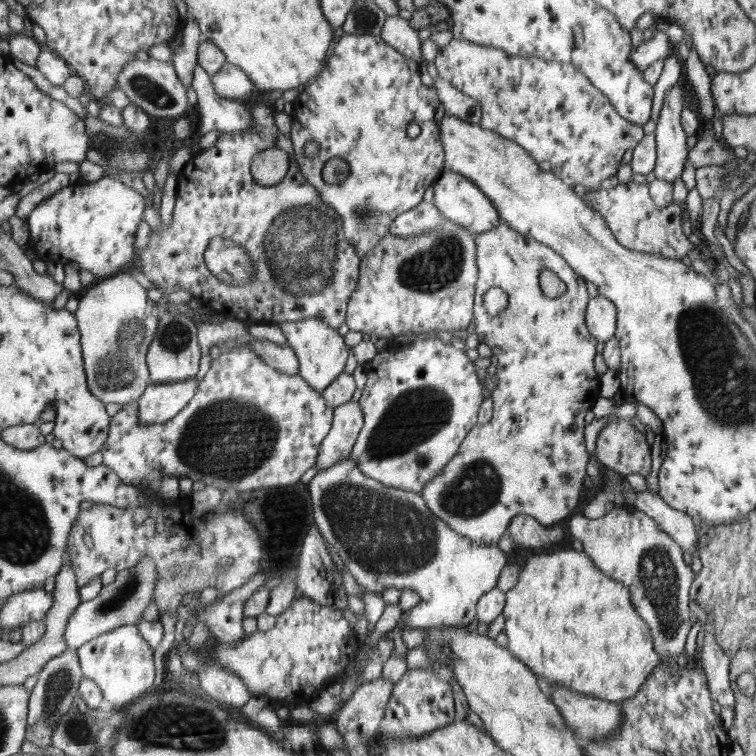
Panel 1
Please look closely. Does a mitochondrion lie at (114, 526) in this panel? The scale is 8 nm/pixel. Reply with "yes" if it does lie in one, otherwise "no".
no

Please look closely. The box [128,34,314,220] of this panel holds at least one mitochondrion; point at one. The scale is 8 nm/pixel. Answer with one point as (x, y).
(143, 85)

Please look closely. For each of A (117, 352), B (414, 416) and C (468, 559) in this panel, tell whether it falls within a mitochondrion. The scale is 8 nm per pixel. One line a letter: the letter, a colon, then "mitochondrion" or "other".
A: mitochondrion
B: mitochondrion
C: other

